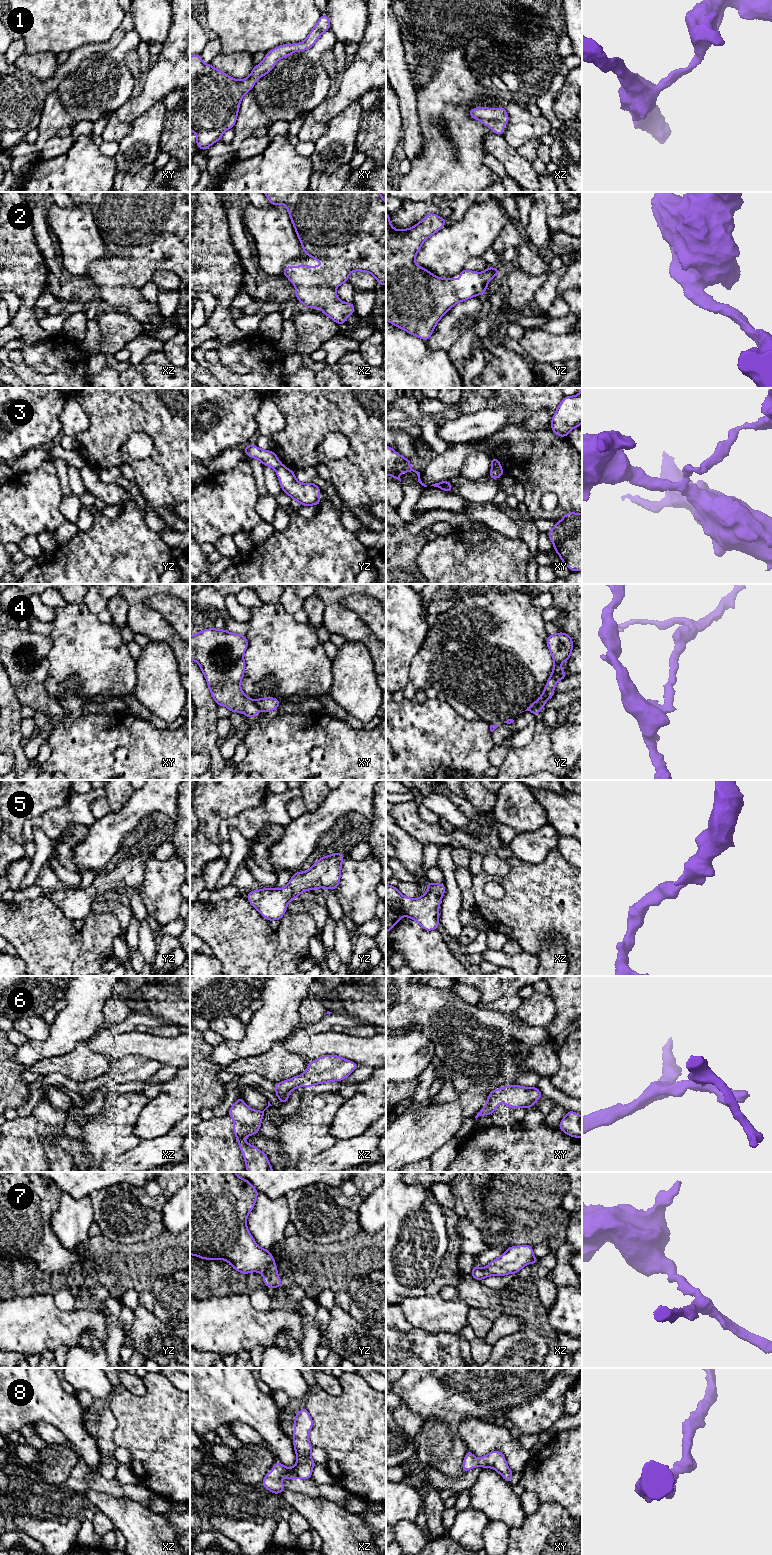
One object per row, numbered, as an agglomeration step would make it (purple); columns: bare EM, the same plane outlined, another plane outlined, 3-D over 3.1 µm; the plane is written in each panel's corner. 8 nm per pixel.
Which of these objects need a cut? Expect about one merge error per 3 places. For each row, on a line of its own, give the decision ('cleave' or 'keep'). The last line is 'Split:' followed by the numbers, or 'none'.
1: keep
2: keep
3: cleave
4: cleave
5: keep
6: keep
7: keep
8: keep
Split: 3, 4

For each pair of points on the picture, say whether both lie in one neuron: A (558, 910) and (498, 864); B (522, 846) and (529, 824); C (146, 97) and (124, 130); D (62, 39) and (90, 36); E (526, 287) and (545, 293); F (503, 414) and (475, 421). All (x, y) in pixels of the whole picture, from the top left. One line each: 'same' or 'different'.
A: different
B: different
C: different
D: same
E: different
F: same

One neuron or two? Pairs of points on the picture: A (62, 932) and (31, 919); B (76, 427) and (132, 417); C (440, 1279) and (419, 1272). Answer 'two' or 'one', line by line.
A: one
B: two
C: two

